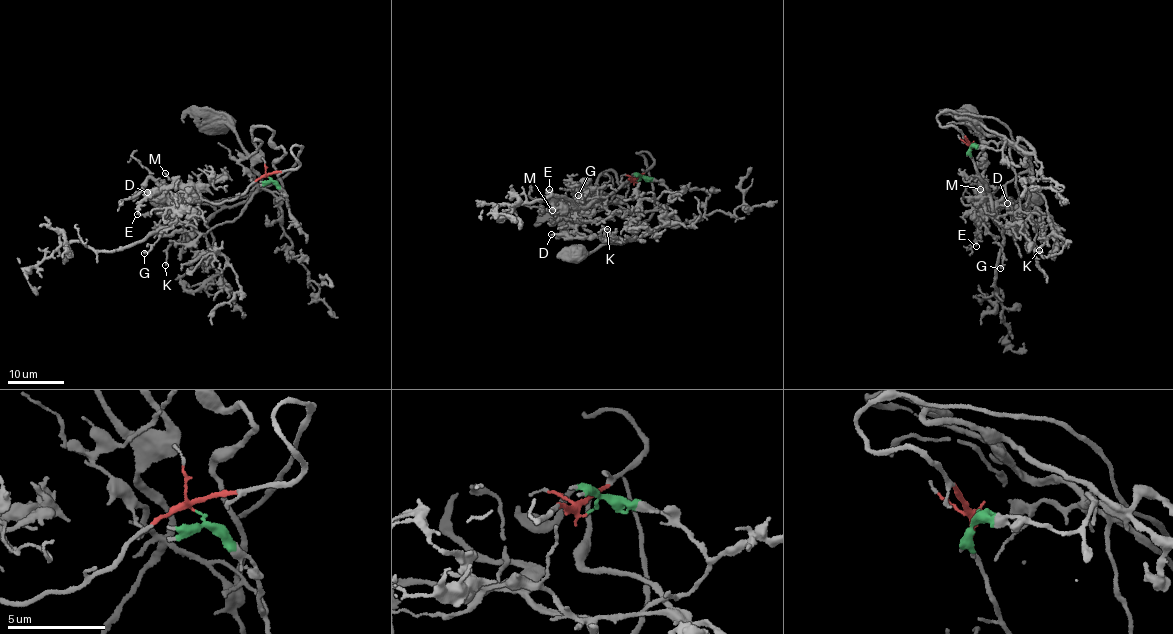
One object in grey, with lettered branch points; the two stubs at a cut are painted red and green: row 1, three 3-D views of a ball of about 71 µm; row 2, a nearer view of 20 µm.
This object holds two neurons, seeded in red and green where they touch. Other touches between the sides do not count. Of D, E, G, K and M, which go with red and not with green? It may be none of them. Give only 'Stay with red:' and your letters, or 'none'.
Stay with red: E, G, M

